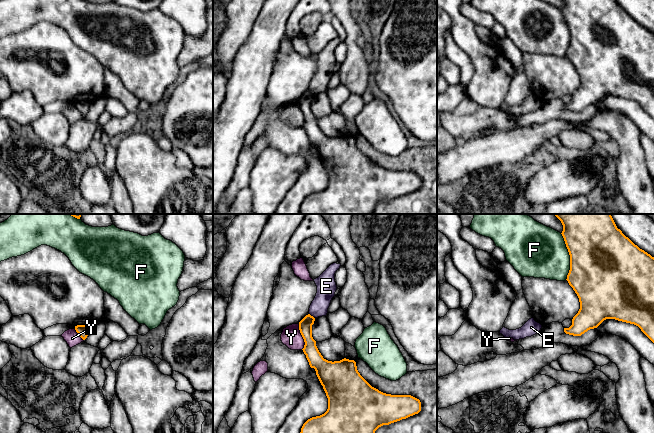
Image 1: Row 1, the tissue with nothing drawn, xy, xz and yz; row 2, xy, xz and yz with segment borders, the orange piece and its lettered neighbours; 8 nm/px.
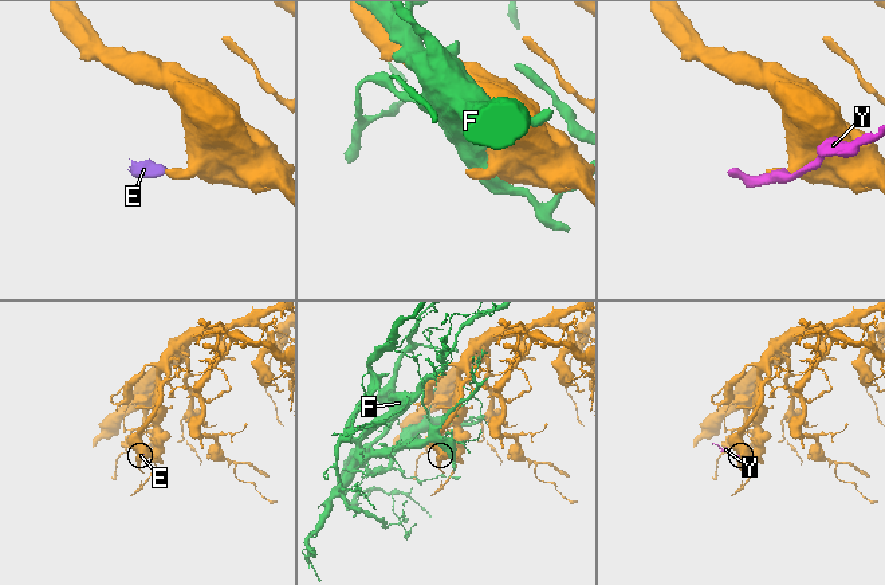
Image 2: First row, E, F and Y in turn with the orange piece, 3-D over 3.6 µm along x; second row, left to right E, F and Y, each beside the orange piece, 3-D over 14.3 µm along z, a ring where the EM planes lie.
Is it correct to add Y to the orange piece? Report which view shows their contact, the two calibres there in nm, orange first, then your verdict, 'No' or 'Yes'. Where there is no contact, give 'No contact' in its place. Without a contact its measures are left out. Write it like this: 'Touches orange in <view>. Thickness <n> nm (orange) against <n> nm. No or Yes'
Touches orange in xz. Thickness 120 nm (orange) against 160 nm. No

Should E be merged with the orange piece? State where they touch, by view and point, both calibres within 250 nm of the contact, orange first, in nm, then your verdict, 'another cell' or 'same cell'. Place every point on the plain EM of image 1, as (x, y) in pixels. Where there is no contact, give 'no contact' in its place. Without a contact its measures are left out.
xz (312, 92) | 110/150 nm | another cell

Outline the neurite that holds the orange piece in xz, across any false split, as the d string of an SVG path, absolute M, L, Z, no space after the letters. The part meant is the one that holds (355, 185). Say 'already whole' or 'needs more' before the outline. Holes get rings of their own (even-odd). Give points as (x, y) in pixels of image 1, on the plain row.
already whole | M308 90L299 98L299 106L305 118L302 126L310 143L315 145L316 151L323 162L328 174L328 185L320 192L308 195L301 204L299 214L372 214L379 203L406 195L421 187L420 176L411 171L386 170L372 163L360 151L354 136L344 134L340 137L332 138L324 135L316 122L316 117L312 113L314 97L315 94Z

